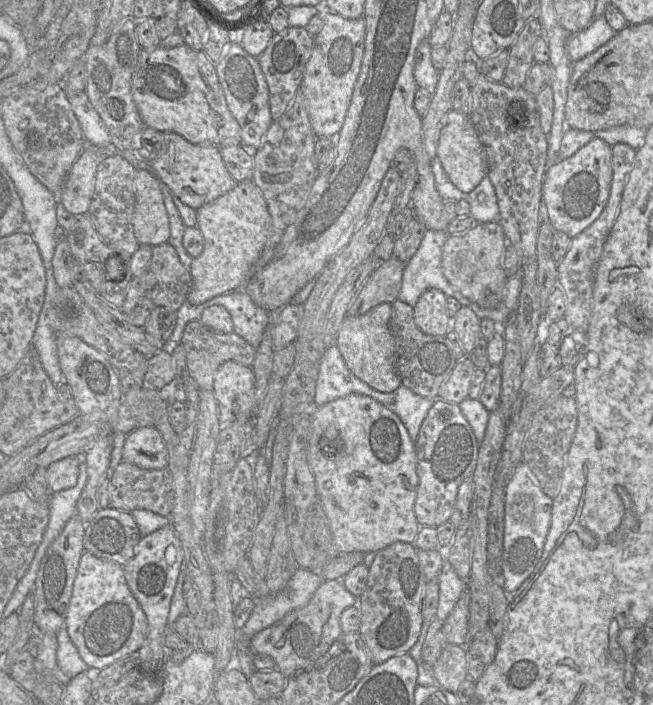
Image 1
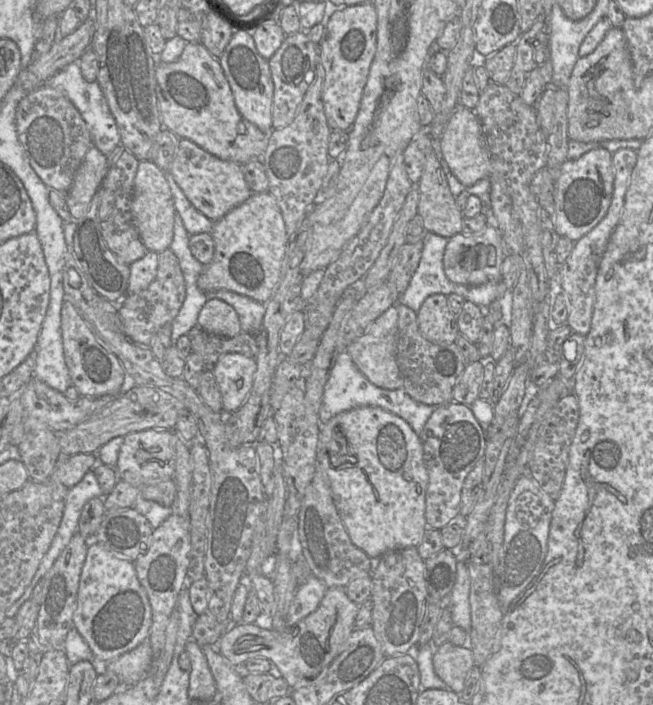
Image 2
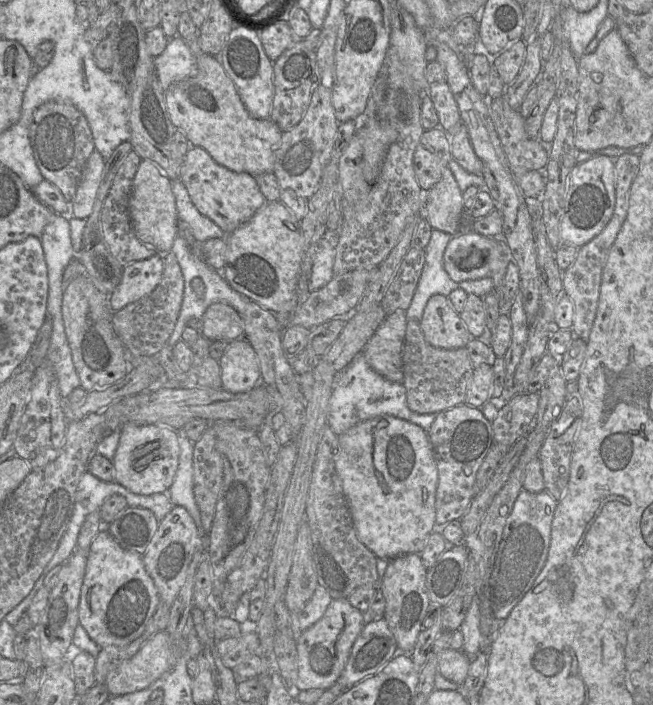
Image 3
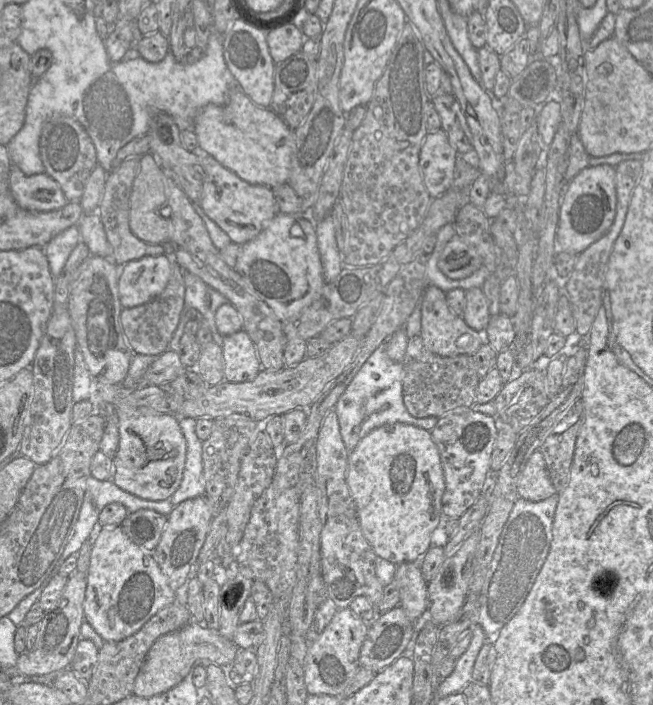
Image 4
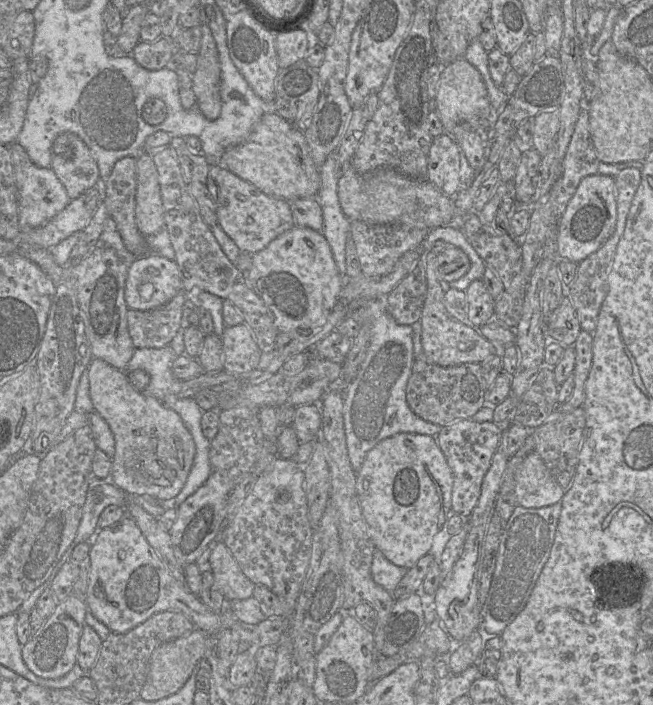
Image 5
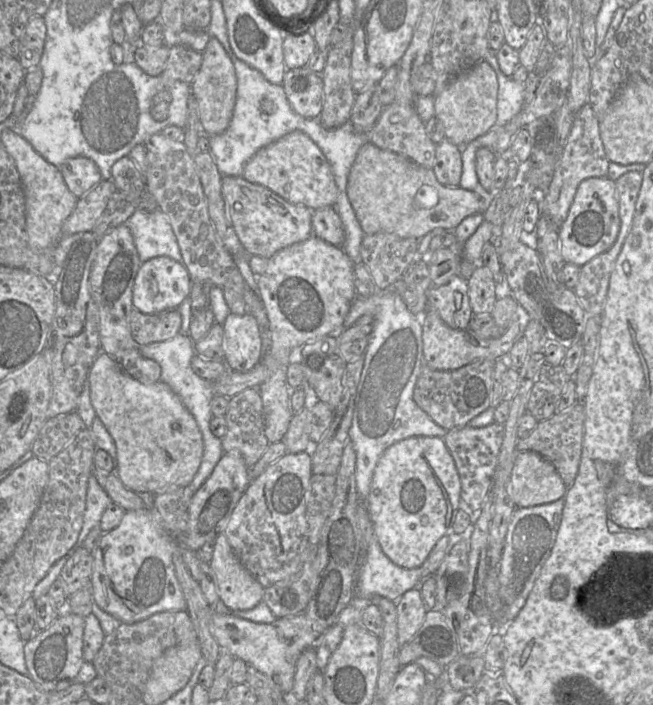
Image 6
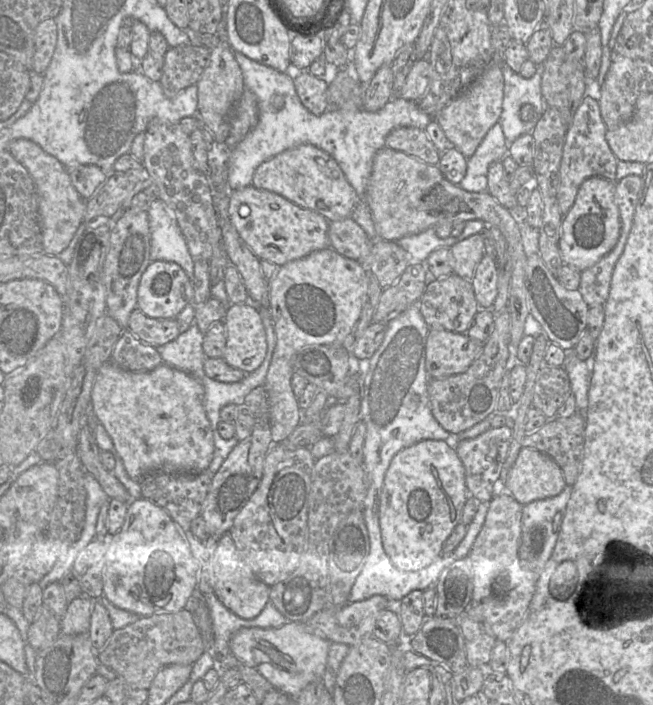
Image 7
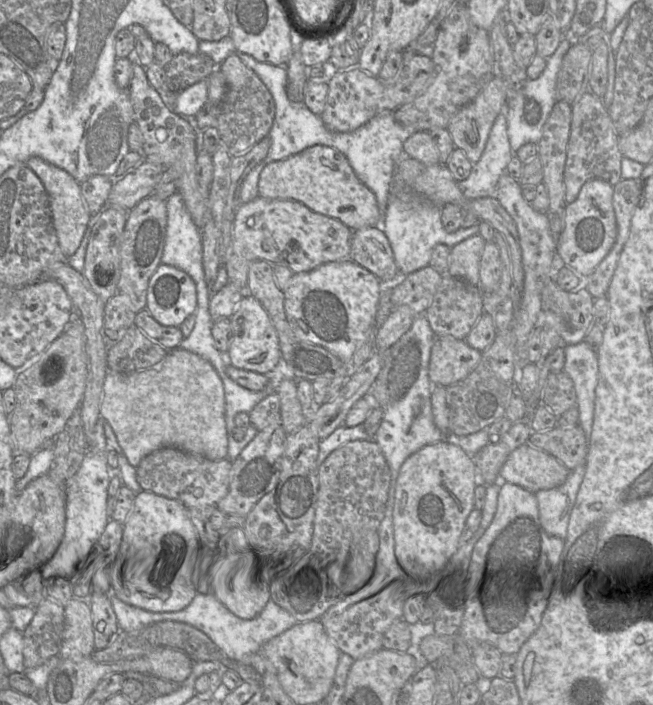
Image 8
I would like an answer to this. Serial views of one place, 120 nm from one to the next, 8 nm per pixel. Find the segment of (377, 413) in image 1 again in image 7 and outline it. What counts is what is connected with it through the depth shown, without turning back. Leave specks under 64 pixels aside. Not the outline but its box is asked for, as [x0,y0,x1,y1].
[379,440,469,571]

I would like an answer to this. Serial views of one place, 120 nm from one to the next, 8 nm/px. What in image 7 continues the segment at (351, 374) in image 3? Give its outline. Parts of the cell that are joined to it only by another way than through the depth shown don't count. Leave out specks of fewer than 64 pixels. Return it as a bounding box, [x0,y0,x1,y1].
[354,304,449,519]

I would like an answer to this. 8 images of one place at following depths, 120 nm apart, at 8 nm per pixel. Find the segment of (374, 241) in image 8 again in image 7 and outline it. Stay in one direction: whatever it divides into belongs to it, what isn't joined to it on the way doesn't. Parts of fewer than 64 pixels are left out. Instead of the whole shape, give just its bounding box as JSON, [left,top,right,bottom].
[329,219,373,262]

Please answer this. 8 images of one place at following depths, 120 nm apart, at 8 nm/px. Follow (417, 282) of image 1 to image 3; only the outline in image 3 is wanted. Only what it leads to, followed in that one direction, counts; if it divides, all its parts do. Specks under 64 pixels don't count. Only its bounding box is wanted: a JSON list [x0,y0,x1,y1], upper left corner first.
[404,229,459,322]

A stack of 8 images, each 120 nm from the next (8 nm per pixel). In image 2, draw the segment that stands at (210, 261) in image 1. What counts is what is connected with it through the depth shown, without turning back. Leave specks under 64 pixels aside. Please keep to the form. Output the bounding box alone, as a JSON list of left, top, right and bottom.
[197,193,289,304]

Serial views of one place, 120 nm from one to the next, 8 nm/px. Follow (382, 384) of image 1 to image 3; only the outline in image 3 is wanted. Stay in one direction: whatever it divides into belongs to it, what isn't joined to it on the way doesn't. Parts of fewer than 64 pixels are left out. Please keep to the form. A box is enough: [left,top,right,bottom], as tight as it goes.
[361,309,406,384]

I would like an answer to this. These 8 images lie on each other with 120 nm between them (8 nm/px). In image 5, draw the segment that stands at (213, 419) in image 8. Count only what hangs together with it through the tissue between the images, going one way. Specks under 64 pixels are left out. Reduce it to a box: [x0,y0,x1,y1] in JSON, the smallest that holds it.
[88,358,196,503]

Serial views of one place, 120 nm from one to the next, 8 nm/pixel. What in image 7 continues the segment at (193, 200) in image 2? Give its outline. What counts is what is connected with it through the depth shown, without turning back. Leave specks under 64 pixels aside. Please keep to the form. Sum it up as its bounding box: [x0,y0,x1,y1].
[228,185,330,266]

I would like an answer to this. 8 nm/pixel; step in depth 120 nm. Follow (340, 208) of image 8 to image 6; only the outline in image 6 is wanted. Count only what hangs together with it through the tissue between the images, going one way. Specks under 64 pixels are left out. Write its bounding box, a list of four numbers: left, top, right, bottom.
[242,131,339,210]

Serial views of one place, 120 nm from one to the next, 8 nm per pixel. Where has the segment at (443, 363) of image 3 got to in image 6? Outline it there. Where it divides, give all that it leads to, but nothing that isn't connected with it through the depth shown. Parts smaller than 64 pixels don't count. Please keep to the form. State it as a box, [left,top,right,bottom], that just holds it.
[413,359,494,430]

